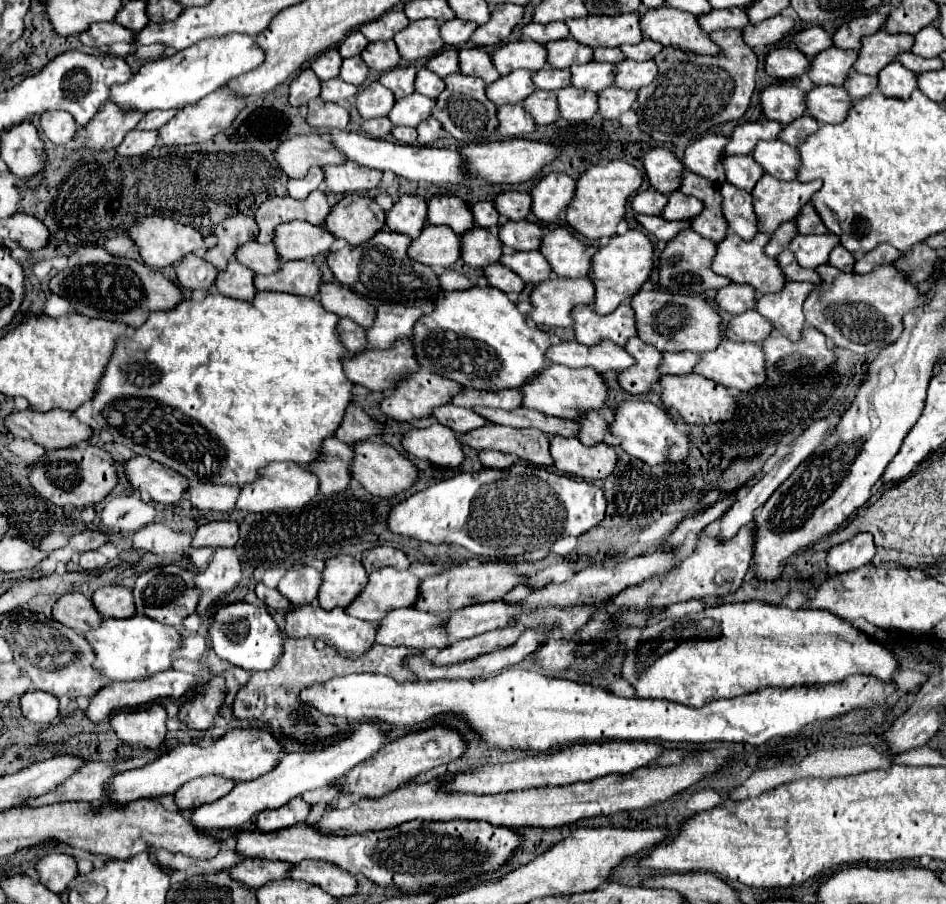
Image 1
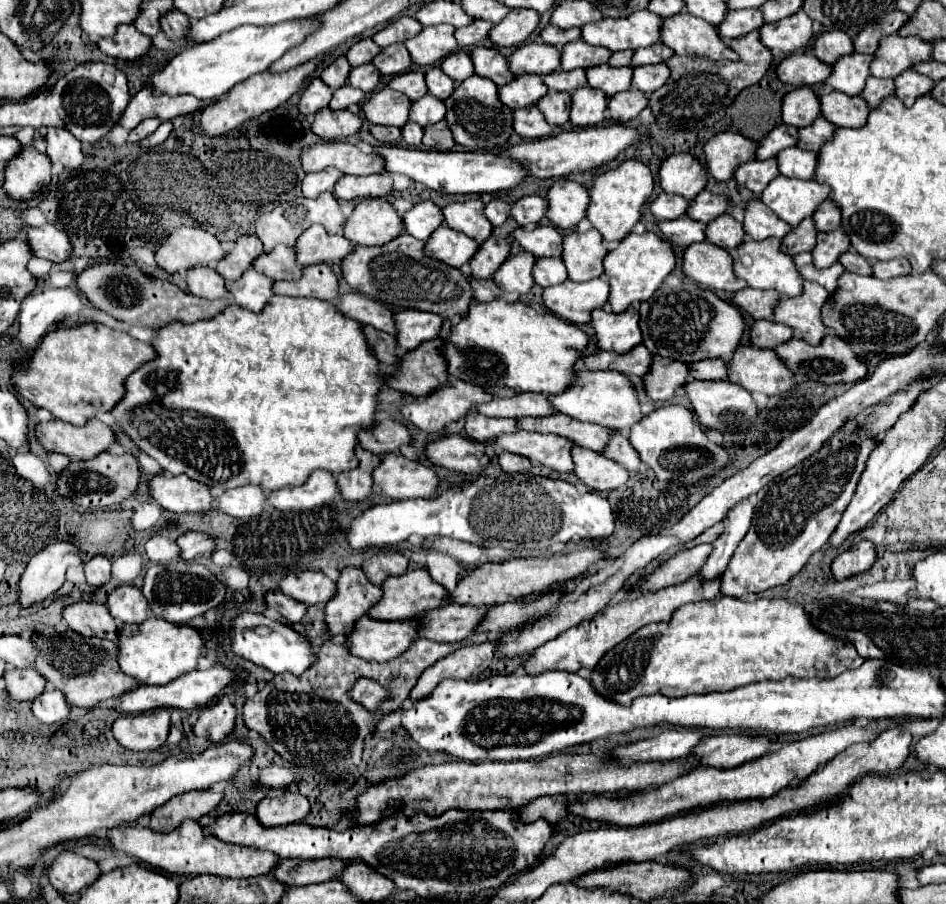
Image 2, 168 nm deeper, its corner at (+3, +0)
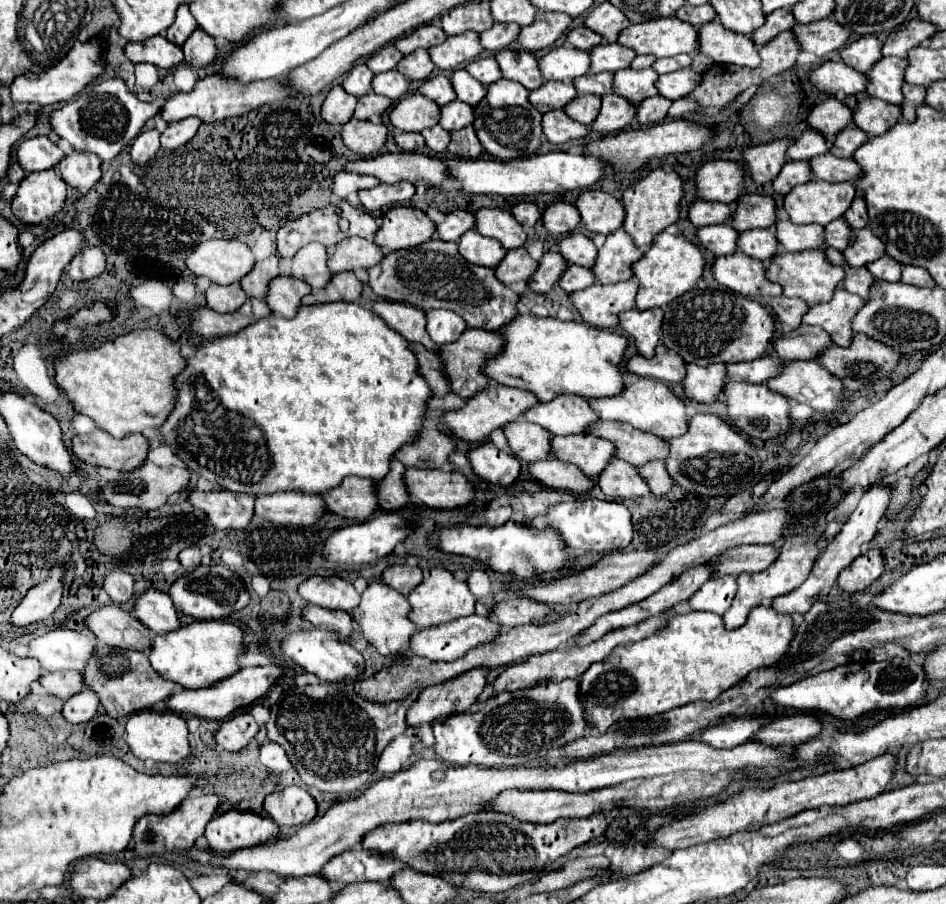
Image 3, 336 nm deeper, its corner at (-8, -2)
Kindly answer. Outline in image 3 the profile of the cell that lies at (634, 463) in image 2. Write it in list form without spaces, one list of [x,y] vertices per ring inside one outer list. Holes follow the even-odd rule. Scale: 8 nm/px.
[[[657,461],[657,463],[653,463],[653,465],[645,465],[645,469],[637,467],[637,471],[645,477],[647,485],[651,487],[651,491],[653,491],[657,497],[665,497],[665,495],[671,491],[673,479],[671,479],[671,475],[667,473],[665,463]]]

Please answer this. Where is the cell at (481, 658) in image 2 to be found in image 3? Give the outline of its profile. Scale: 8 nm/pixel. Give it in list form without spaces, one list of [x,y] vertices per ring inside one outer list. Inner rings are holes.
[[[471,669],[453,681],[445,681],[421,691],[407,711],[407,725],[417,729],[441,717],[465,713],[481,695],[487,683],[487,669]]]

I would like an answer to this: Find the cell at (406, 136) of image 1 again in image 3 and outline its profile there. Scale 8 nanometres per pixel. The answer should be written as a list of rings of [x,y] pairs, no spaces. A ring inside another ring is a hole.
[[[435,125],[435,127],[431,127],[431,129],[425,129],[425,131],[421,131],[421,135],[425,137],[427,147],[429,147],[431,151],[435,151],[435,153],[445,153],[445,151],[447,151],[451,133],[445,131],[441,125]]]

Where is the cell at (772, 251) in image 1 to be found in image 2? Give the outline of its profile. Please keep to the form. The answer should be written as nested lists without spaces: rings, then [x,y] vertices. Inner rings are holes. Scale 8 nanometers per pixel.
[[[804,219],[798,227],[794,227],[790,231],[790,235],[786,235],[782,239],[782,251],[786,255],[796,255],[796,253],[804,253],[804,251],[812,251],[814,247],[814,239],[816,239],[816,227],[812,219]]]

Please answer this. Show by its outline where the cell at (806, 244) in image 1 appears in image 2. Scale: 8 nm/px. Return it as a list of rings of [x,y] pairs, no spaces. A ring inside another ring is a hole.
[[[842,229],[830,231],[830,233],[818,233],[818,241],[812,249],[812,261],[816,269],[826,269],[832,263],[838,261],[838,255],[846,251],[850,241],[846,239],[846,233]]]

